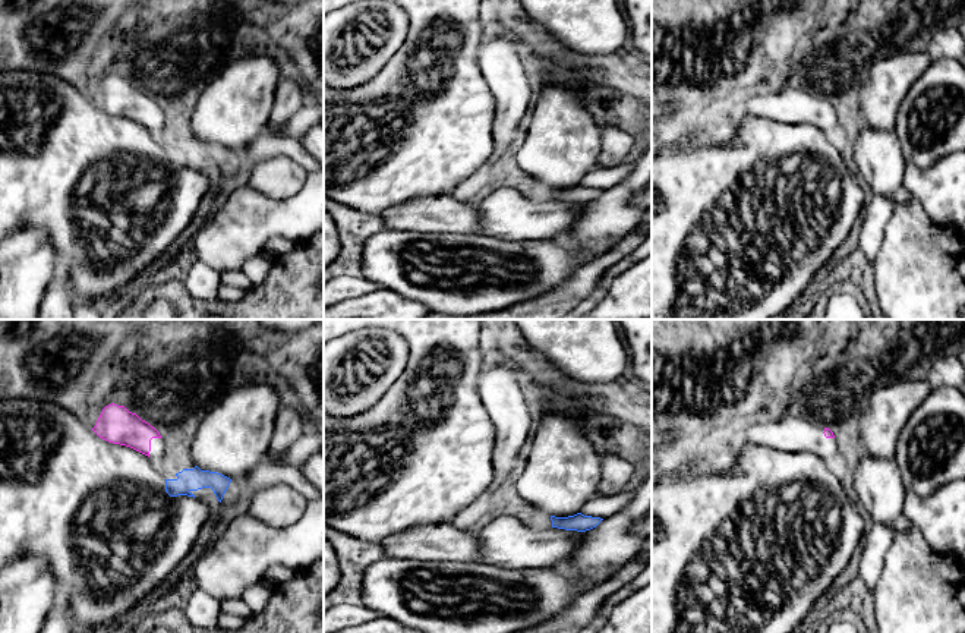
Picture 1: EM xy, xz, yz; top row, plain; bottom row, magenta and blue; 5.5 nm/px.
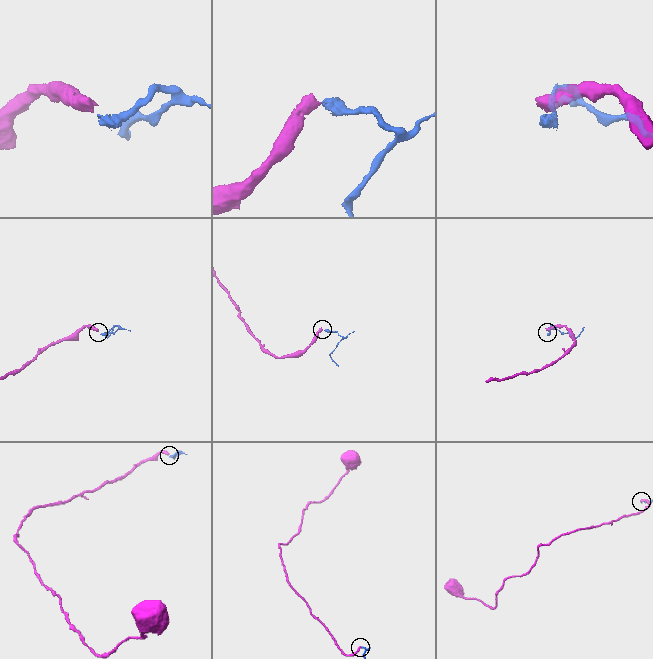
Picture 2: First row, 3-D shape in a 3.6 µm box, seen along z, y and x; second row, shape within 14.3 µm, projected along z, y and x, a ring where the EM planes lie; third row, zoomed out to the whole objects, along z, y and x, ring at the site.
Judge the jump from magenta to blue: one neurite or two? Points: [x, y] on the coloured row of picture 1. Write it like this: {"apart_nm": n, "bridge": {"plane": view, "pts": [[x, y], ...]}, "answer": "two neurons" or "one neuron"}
{"apart_nm": 160, "bridge": {"plane": "xy", "pts": [[148, 456], [166, 479]]}, "answer": "one neuron"}

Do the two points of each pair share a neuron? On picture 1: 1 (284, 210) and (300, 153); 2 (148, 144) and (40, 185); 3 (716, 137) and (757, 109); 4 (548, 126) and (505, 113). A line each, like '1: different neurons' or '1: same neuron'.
1: different neurons
2: same neuron
3: same neuron
4: different neurons

